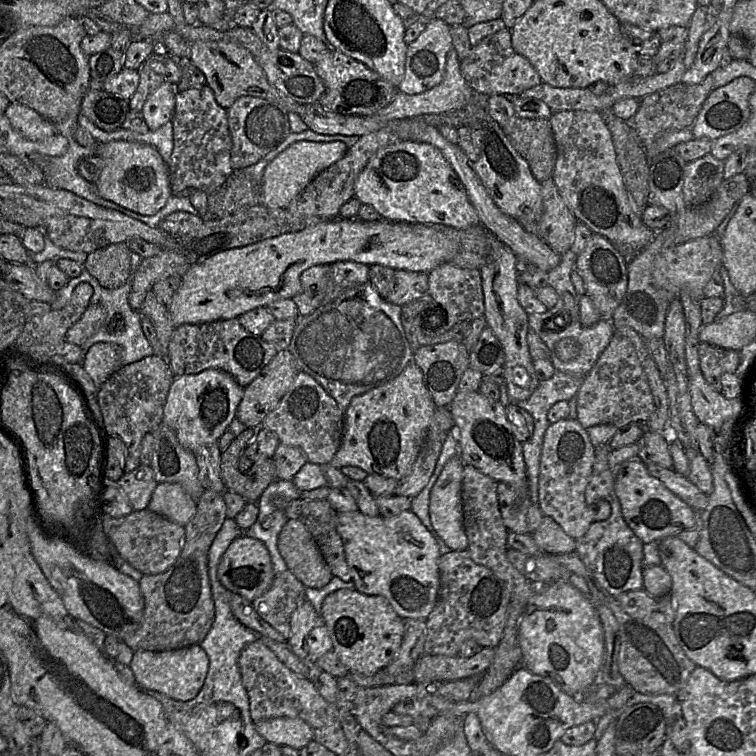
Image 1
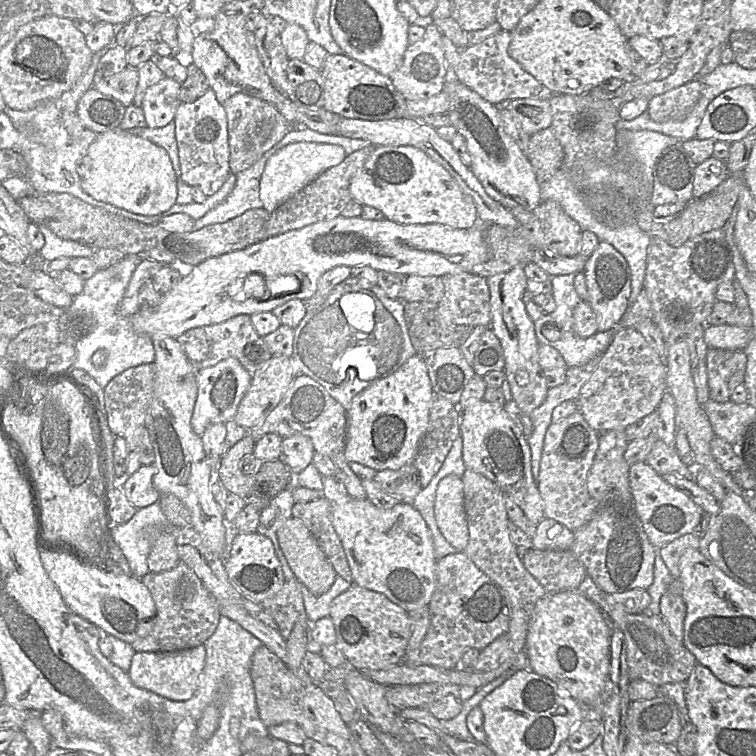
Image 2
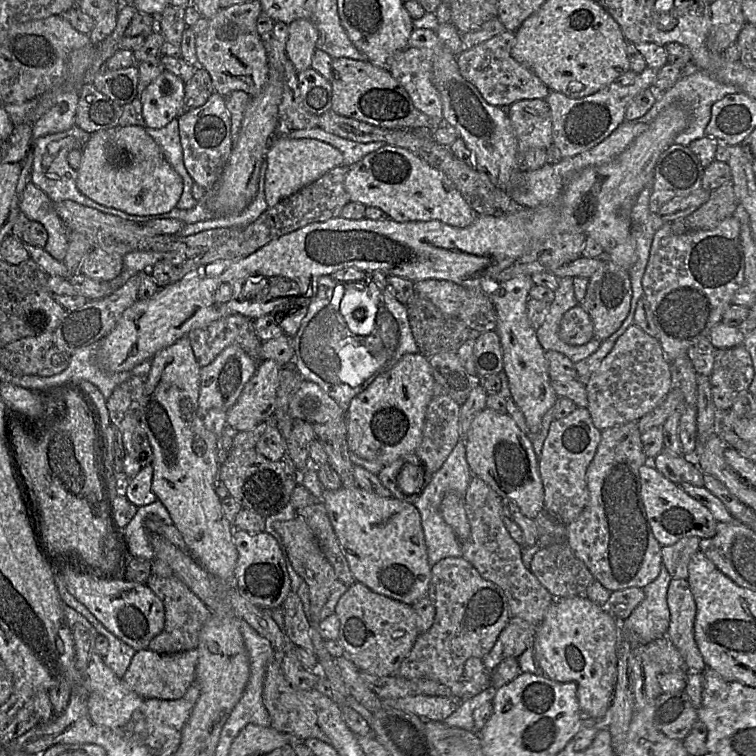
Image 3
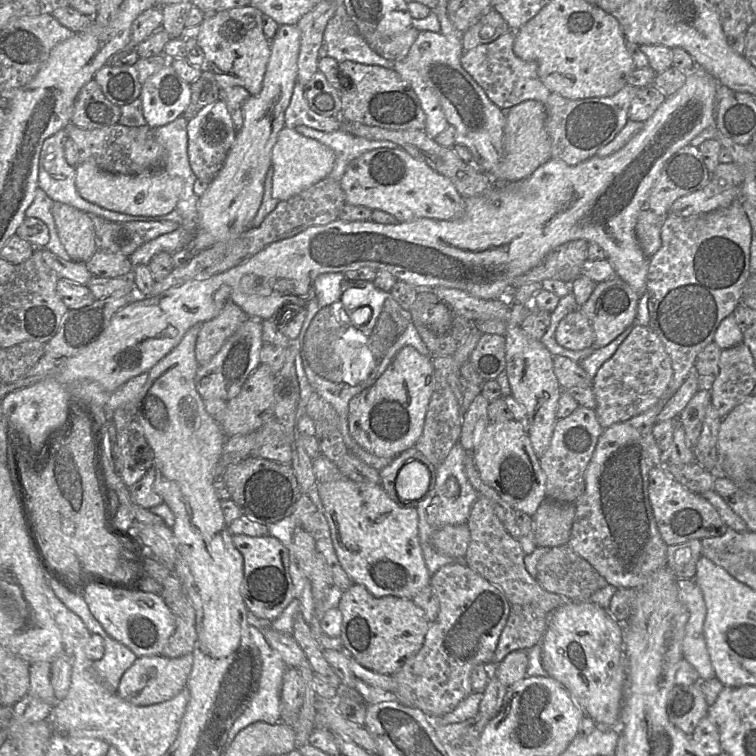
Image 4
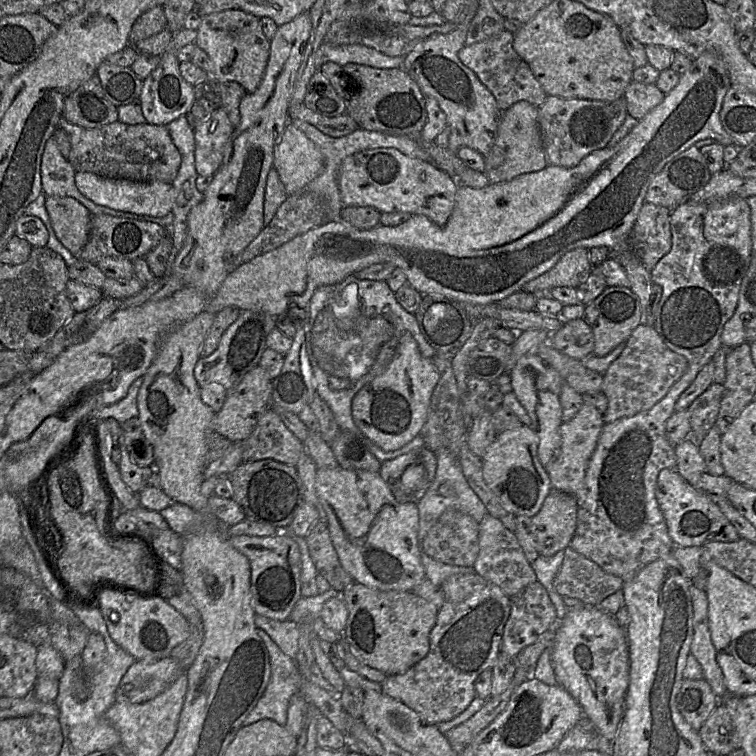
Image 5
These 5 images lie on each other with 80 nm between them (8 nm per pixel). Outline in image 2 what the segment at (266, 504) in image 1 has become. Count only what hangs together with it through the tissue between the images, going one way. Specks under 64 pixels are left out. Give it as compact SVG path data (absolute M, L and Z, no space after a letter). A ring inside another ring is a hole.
M292 487L281 491L260 511L260 523L257 528L257 533L265 535L272 540L286 580L296 579L296 577L281 550L277 530L283 522L293 517L292 507L294 503Z

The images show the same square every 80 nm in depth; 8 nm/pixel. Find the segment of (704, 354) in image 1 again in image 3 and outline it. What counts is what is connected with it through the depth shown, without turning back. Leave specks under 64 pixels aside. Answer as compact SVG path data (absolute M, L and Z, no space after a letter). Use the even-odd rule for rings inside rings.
M743 345L728 349L717 349L714 356L713 369L709 376L715 408L721 411L730 410L737 395L742 391L748 391L753 378L752 359Z

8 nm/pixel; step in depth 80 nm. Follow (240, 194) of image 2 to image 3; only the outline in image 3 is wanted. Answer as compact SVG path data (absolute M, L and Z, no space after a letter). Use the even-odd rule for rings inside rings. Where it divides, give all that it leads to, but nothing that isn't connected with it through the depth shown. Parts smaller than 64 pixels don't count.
M266 159L260 169L258 192L254 200L238 214L218 215L214 218L185 224L177 235L185 237L213 228L244 228L253 223L268 209L264 193L265 173L267 169Z

